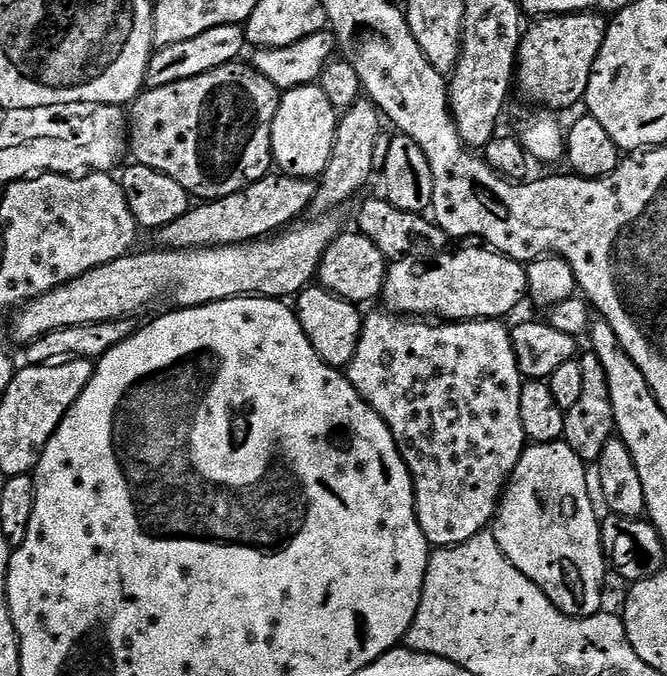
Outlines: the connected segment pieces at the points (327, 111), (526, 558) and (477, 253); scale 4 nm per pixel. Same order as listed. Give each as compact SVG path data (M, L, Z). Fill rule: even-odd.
M307 84L301 88L287 89L281 95L280 105L274 114L272 123L272 158L275 167L285 176L297 176L303 180L323 176L334 150L337 123L338 110L334 106L330 106L330 98L326 98L326 94L322 94L319 86Z
M563 442L532 444L525 447L518 466L512 472L512 477L508 479L504 494L500 497L500 503L490 525L490 531L495 534L502 554L506 558L510 558L512 565L522 574L526 574L526 578L530 578L530 582L534 582L534 586L538 586L538 590L542 590L542 594L546 594L546 598L550 598L550 602L554 602L554 606L558 606L558 610L562 610L566 616L595 616L605 607L604 568L606 572L606 561L604 559L604 547L600 545L602 520L599 515L596 517L596 508L592 505L591 494L588 493L588 472L584 468L587 468L586 462L582 458L578 458L578 454L574 454L574 450L570 450L570 446Z
M460 246L457 252L444 252L436 256L428 265L413 258L396 258L388 264L388 272L384 276L382 293L383 307L387 311L405 318L439 318L444 322L462 320L500 320L508 316L528 296L528 270L519 260L511 260L509 256L487 246Z

